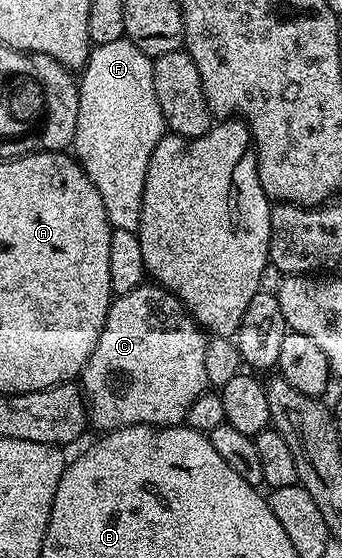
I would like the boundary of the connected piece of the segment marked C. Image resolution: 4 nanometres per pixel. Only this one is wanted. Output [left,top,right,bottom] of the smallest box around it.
[81,284,208,432]

